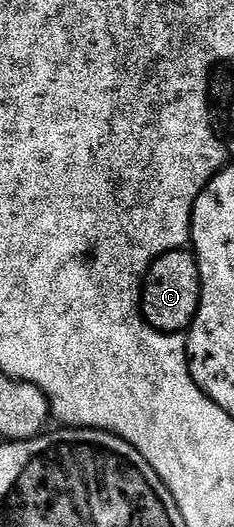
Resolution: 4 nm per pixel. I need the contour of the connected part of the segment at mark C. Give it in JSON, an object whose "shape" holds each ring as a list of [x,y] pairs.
{"shape":[[[189,249],[173,250],[167,254],[161,254],[153,264],[150,271],[142,283],[142,317],[152,328],[163,330],[166,334],[177,334],[189,331],[194,322],[194,317],[200,304],[200,272],[198,271],[198,261],[194,259],[193,253]]]}

